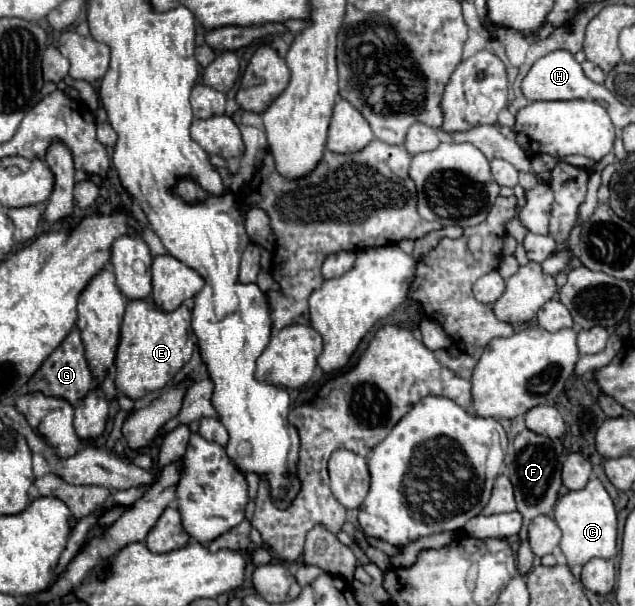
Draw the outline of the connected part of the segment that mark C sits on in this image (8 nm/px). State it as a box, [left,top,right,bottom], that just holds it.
[550,477,616,567]

